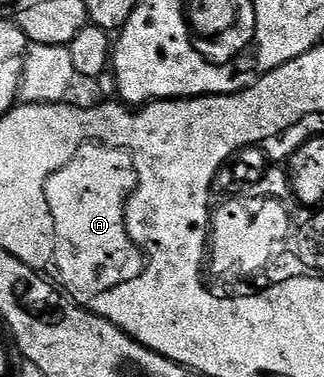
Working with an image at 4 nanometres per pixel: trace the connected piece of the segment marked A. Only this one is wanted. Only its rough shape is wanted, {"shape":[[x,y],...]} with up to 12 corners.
{"shape":[[85,142],[44,183],[53,278],[91,300],[145,256],[128,150]]}

